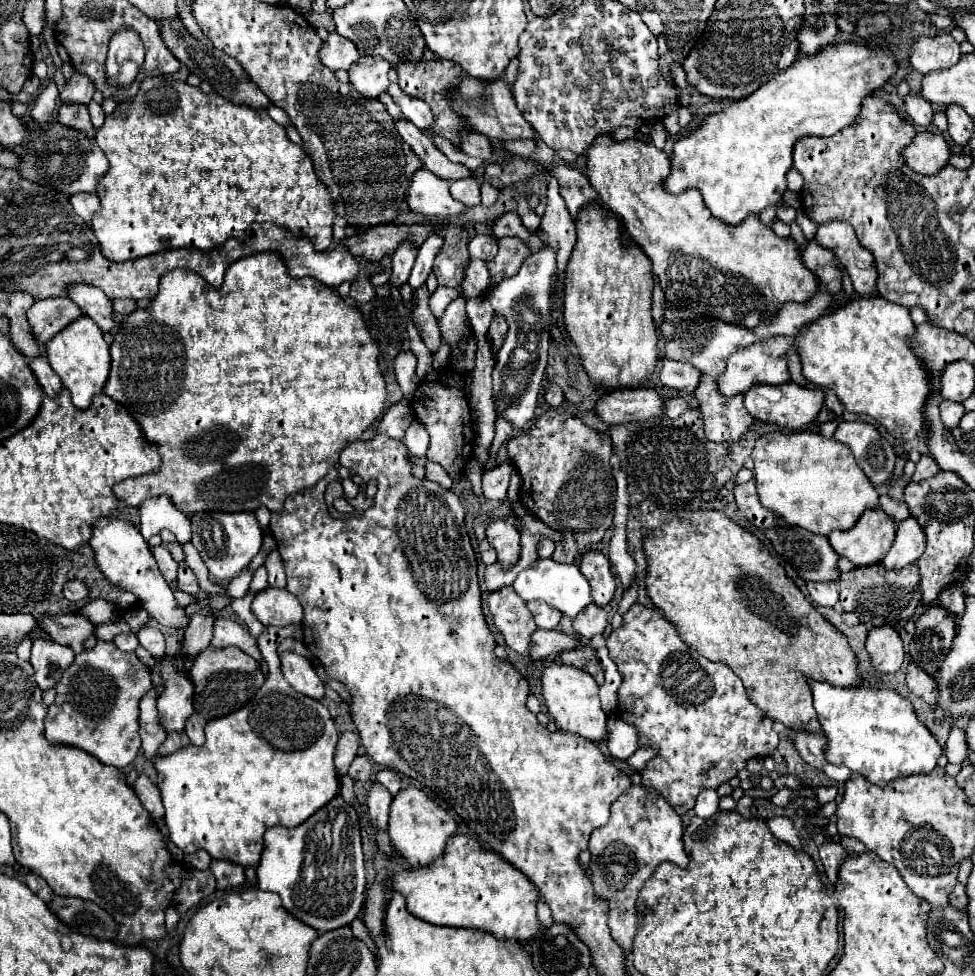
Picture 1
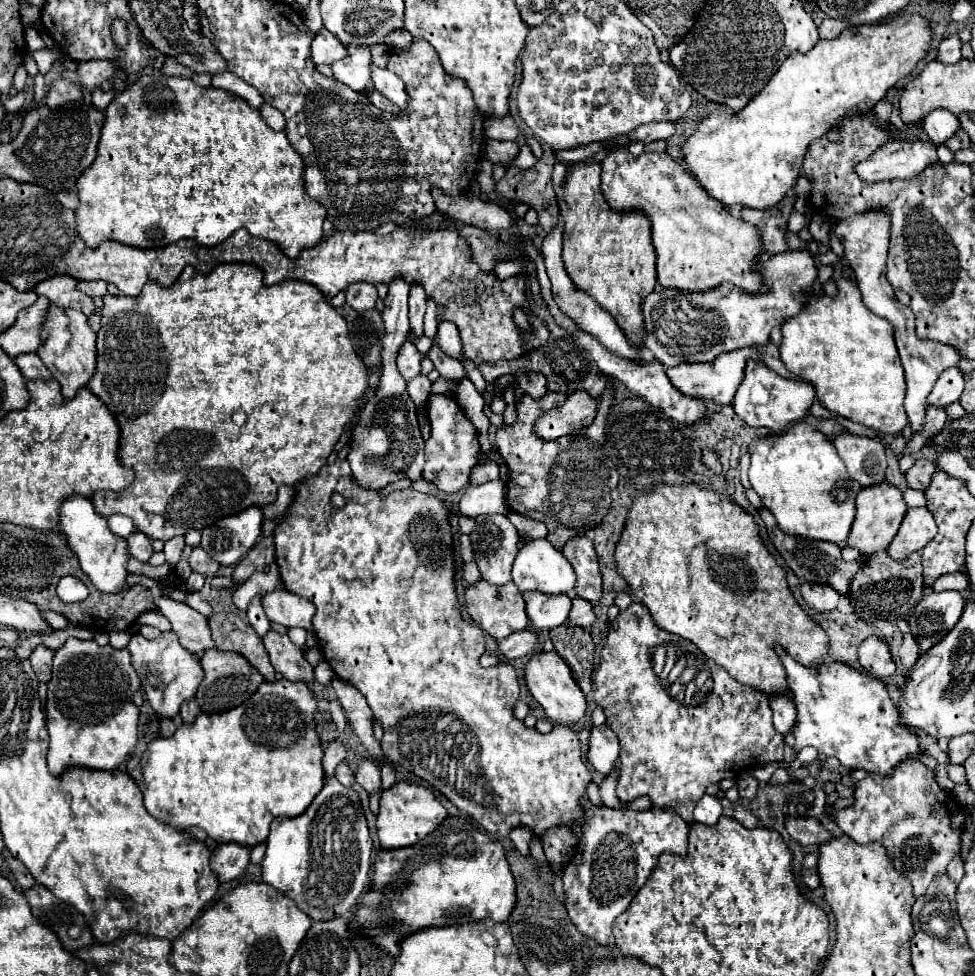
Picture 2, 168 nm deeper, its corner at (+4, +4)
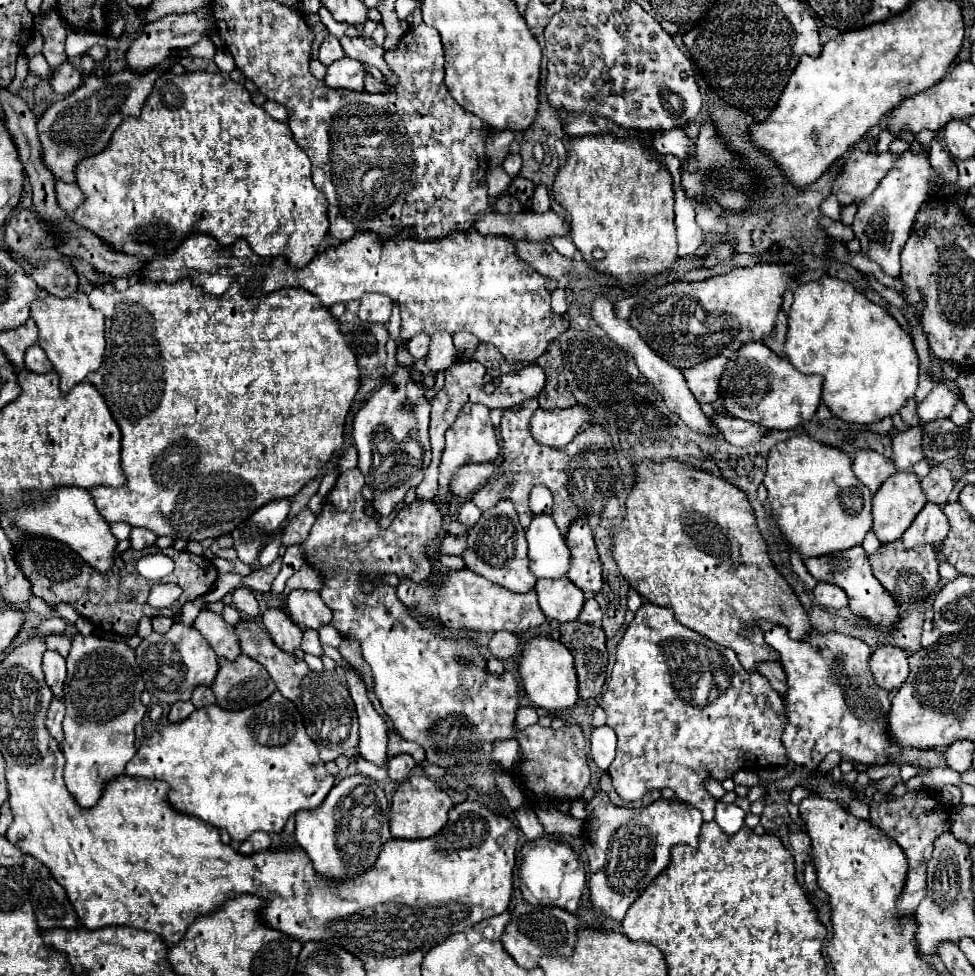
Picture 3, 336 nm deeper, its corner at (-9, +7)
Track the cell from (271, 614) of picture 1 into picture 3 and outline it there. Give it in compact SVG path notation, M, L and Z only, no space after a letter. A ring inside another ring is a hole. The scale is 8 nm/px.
M292 590L286 598L286 606L290 610L290 618L296 624L308 628L320 628L320 624L330 624L332 610L322 602L318 592L310 590Z

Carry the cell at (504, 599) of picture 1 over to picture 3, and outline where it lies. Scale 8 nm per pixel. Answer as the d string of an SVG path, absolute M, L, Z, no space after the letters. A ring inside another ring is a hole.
M464 568L458 572L448 574L442 578L440 586L430 584L414 584L410 580L402 580L398 584L398 598L412 610L418 610L420 614L434 616L442 620L450 628L472 628L472 630L484 630L484 632L526 632L536 626L540 626L546 616L542 614L538 606L536 592L510 592L508 588L502 588L498 584L492 584L490 580L482 578L480 574Z

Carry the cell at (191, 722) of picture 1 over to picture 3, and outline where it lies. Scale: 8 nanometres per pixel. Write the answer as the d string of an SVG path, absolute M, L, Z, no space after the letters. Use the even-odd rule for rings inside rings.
M198 686L196 690L194 690L194 694L192 694L192 704L196 706L196 708L206 708L206 706L210 706L210 704L214 704L216 700L214 700L214 694L212 694L212 690L208 688L208 686Z

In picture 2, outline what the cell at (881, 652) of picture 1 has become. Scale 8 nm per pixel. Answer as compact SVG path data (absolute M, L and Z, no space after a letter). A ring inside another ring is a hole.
M869 637L869 639L865 639L861 643L859 663L869 675L873 675L877 679L891 677L895 673L895 661L893 661L893 657L889 653L887 643L877 639L877 637Z

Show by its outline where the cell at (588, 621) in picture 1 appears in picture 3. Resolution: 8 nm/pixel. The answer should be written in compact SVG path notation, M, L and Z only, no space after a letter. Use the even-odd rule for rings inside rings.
M588 598L588 600L586 600L586 604L584 604L584 608L582 608L578 620L582 620L582 622L590 622L590 624L598 624L598 622L602 620L600 606L598 606L598 602L596 602L594 598Z

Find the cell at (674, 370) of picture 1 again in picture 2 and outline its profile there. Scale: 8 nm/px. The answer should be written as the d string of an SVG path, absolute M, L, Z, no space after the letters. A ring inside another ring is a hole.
M745 347L733 353L723 353L719 355L713 363L683 363L677 367L667 369L667 375L671 379L671 383L687 397L695 397L695 399L711 399L719 405L729 405L733 401L733 395L737 391L737 387L741 385L743 379L743 371L745 371L745 363L747 359L755 359L759 361L759 353L757 349Z

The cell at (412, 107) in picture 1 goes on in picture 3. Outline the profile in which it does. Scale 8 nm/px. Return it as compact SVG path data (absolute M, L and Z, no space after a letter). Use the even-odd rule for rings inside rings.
M342 36L340 44L342 44L346 56L356 58L356 60L368 64L368 66L376 66L384 74L386 84L390 84L390 86L398 84L398 76L394 72L390 72L386 60L384 60L386 50L382 46L376 46L370 36L354 36L354 38Z

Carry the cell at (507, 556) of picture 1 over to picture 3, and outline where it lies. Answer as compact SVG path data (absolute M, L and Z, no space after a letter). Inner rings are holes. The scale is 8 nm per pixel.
M510 500L498 502L494 508L482 512L480 520L472 526L468 534L468 548L464 552L464 562L476 574L488 578L494 584L500 584L512 592L528 592L534 588L536 580L528 570L526 554L526 532L518 522L518 514Z

